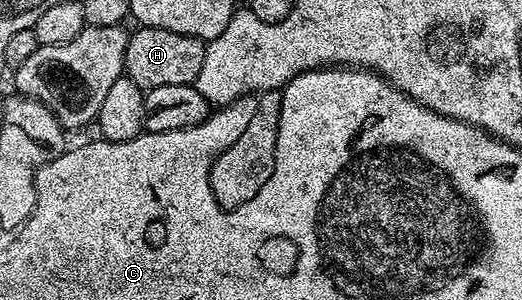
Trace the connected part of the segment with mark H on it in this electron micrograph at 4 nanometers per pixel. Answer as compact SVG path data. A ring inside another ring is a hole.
M138 26L136 30L127 41L124 78L135 81L135 85L139 85L144 92L163 85L196 84L205 52L202 40L183 33L171 33L171 29Z

